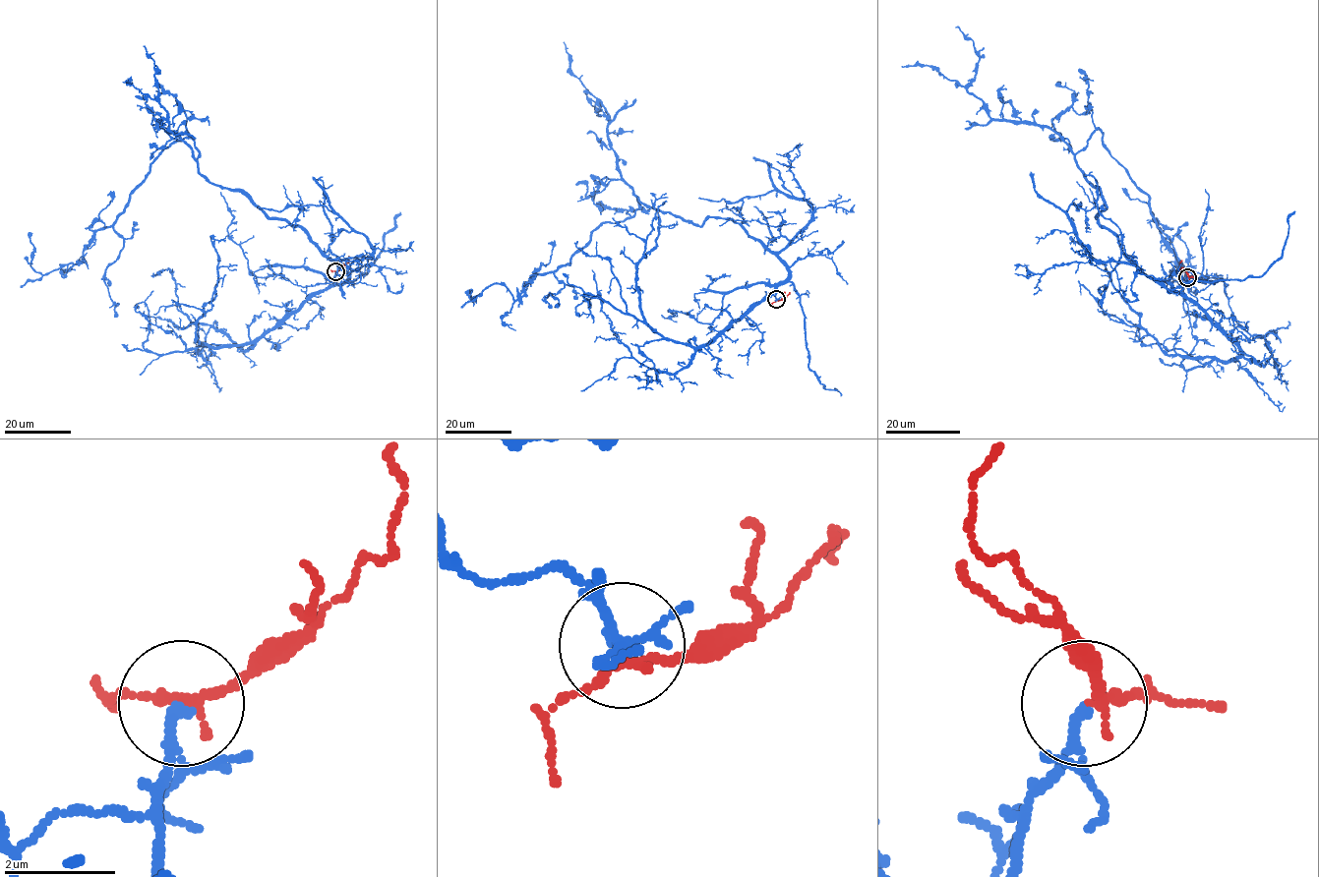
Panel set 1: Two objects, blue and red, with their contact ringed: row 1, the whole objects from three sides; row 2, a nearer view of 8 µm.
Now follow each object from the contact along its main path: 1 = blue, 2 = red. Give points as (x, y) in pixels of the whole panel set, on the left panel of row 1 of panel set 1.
1: (335, 271), (341, 284), (298, 225), (209, 183), (190, 138), (77, 263), (37, 272), (30, 234)
2: (335, 271), (348, 262), (349, 256)

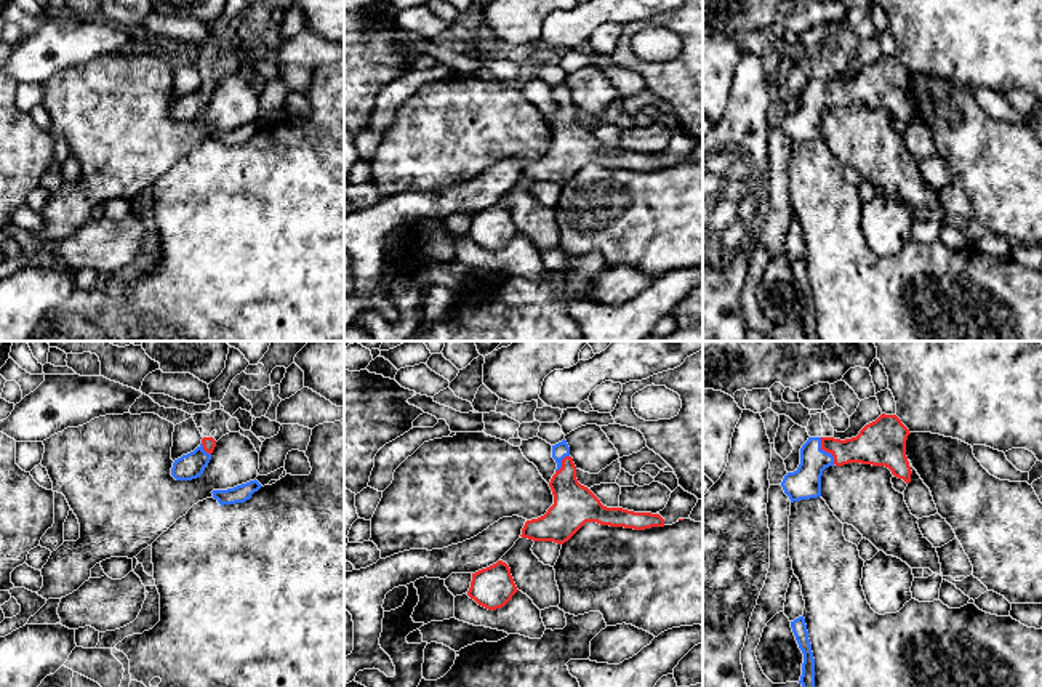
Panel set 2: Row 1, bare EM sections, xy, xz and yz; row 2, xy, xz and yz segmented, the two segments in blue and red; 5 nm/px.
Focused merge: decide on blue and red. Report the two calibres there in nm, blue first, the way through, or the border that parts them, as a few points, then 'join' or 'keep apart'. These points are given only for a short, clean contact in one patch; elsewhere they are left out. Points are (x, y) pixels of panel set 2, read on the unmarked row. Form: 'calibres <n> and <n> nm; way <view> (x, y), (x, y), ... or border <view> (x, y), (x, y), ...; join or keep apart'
calibres 160 and 200 nm; way yz (805, 124), (810, 109), (826, 93), (857, 92), (874, 85); join

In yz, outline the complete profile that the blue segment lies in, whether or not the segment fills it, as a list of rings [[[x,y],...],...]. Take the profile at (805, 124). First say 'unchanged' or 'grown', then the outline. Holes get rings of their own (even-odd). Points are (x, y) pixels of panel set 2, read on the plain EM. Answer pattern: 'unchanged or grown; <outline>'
grown; [[[882,54],[866,66],[856,78],[808,78],[800,90],[800,106],[781,123],[791,144],[821,138],[821,117],[829,107],[861,104],[885,107],[898,120],[911,123],[911,107],[906,98],[909,70],[896,56]]]

